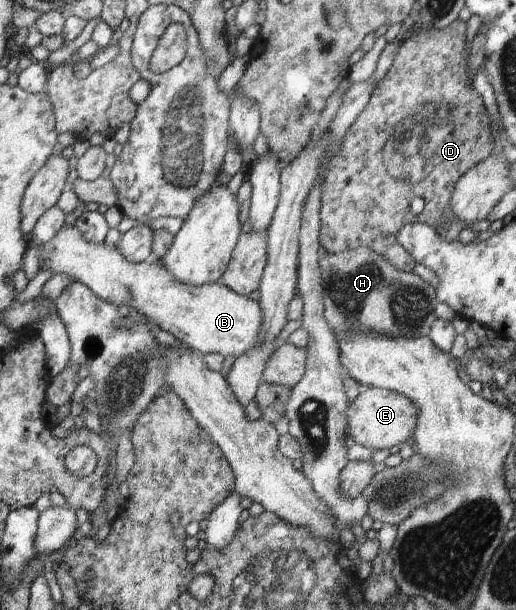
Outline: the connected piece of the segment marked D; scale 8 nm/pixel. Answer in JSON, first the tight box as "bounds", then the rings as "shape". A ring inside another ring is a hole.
{"bounds":[319,18,493,273],"shape":[[[458,18],[446,28],[434,29],[433,31],[415,30],[413,36],[398,48],[398,52],[394,57],[394,62],[386,76],[380,81],[380,84],[374,88],[374,92],[365,106],[365,109],[358,115],[354,124],[350,126],[349,131],[346,133],[343,145],[340,147],[329,164],[327,172],[324,174],[324,184],[322,185],[322,196],[320,199],[320,234],[319,242],[327,253],[341,253],[347,250],[354,250],[364,247],[373,250],[378,256],[381,256],[389,265],[399,272],[411,273],[416,266],[413,258],[401,247],[397,241],[398,233],[401,228],[412,223],[424,223],[431,226],[439,235],[443,236],[447,241],[455,241],[463,229],[462,223],[451,213],[450,199],[455,187],[455,184],[471,169],[474,168],[479,162],[486,160],[491,156],[493,149],[492,133],[490,130],[490,119],[486,114],[486,107],[482,102],[482,97],[468,84],[467,72],[467,58],[469,51],[465,51],[465,32],[467,22],[463,22]],[[397,178],[409,178],[409,180],[421,180],[417,184],[405,184],[405,182],[395,182]],[[415,198],[421,198],[425,203],[423,212],[418,216],[413,216],[411,212],[411,202]]]}

